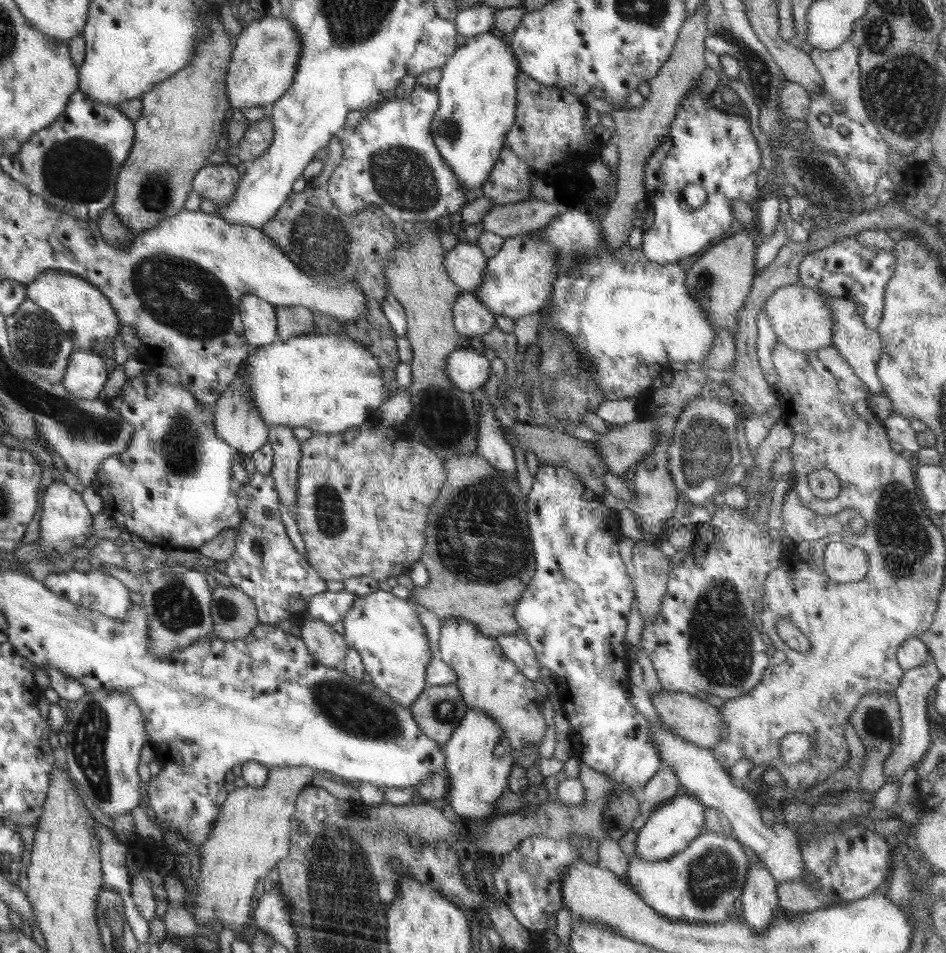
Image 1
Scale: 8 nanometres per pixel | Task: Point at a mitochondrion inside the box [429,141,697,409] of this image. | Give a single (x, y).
(577, 248)

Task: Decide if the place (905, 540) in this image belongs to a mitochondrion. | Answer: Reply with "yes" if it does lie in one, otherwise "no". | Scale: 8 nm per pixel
yes

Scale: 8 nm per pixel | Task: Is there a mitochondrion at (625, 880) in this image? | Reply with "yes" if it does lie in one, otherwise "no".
no

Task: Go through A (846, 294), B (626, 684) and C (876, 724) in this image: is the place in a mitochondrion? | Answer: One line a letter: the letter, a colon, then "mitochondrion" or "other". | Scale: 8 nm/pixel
A: other
B: other
C: mitochondrion

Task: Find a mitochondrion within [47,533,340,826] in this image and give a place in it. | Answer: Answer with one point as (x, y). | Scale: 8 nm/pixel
(90, 734)

